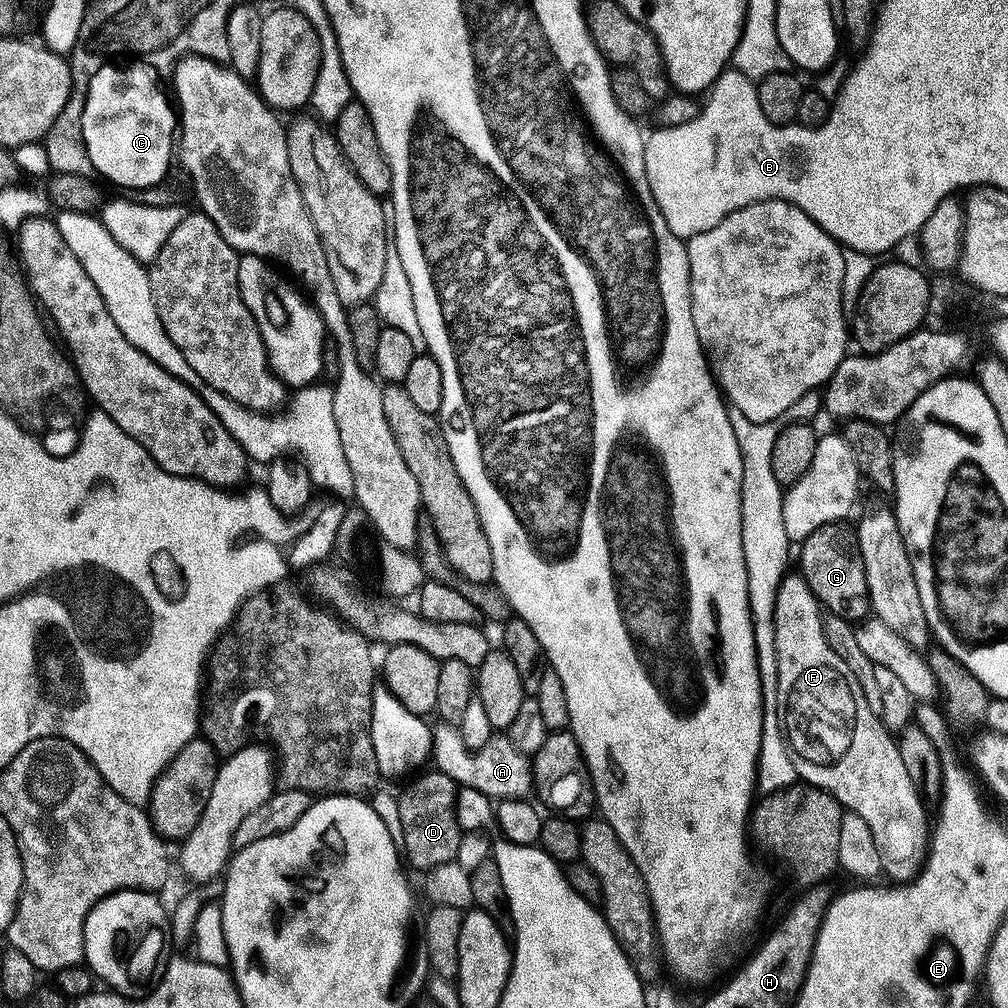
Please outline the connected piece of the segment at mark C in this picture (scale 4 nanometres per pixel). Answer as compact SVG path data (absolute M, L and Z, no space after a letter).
M136 62L121 68L119 65L103 67L92 76L85 95L83 134L87 152L95 171L114 185L143 192L161 187L176 158L178 142L178 116L171 101L160 88L159 71L148 62Z

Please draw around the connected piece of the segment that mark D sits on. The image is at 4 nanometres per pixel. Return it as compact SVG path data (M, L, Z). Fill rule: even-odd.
M439 770L421 775L403 795L399 797L400 822L404 830L404 854L411 864L422 872L429 872L438 865L453 864L458 859L464 829L457 822L456 802L459 785Z

